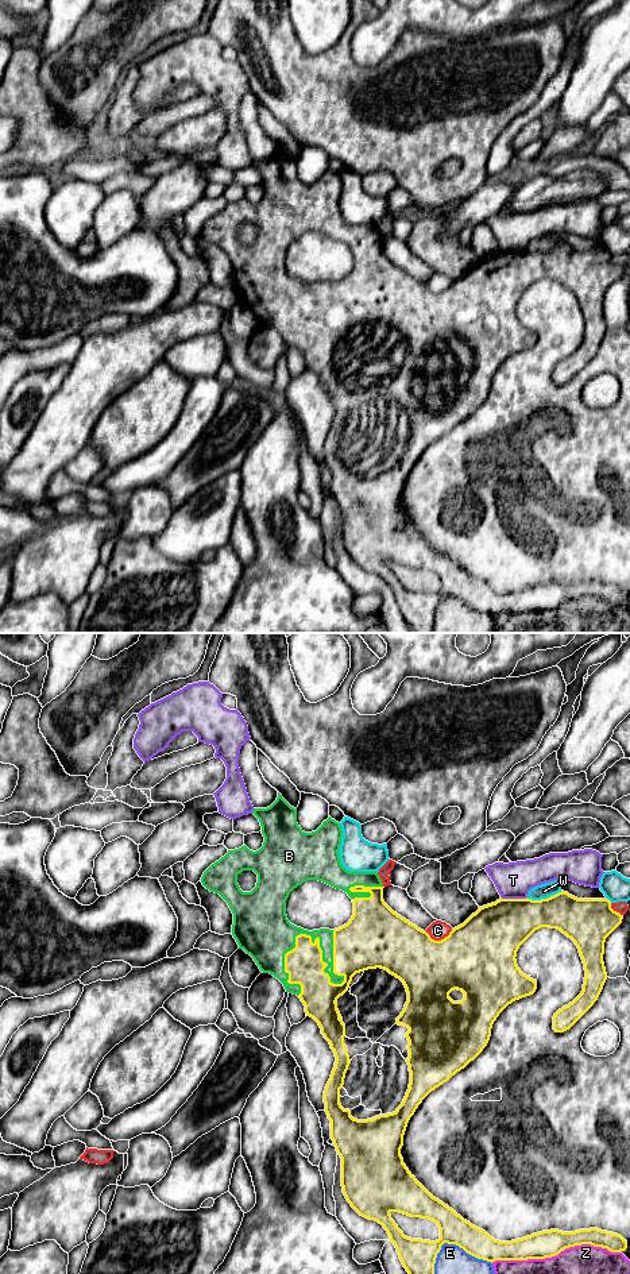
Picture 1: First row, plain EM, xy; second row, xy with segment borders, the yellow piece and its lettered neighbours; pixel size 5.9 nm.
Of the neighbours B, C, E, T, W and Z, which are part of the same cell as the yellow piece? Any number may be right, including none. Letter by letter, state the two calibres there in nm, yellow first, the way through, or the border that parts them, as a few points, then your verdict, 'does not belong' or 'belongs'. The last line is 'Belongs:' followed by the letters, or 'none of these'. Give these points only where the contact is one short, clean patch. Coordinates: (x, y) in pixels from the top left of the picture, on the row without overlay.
B: calibres 300 and 200 nm; belongs
C: calibres 440 and 110 nm; does not belong
E: calibres 200 and 320 nm; does not belong
T: calibres 340 and 220 nm; does not belong
W: calibres 280 and 90 nm; does not belong
Z: calibres 160 and 420 nm; does not belong
Belongs: B

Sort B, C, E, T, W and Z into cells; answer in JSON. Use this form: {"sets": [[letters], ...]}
{"sets": [["B"], ["C"], ["E"], ["T"], ["W"], ["Z"]]}

